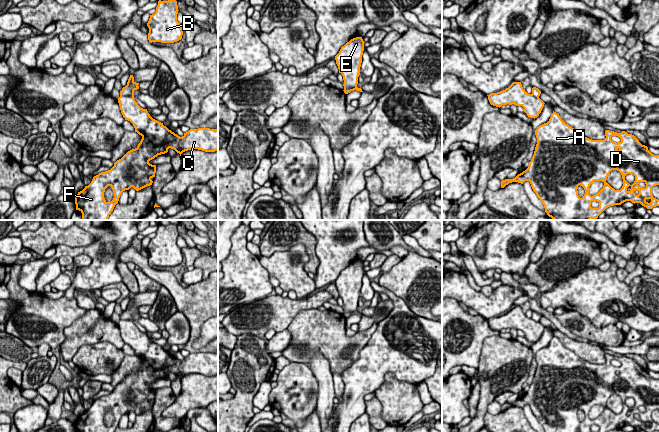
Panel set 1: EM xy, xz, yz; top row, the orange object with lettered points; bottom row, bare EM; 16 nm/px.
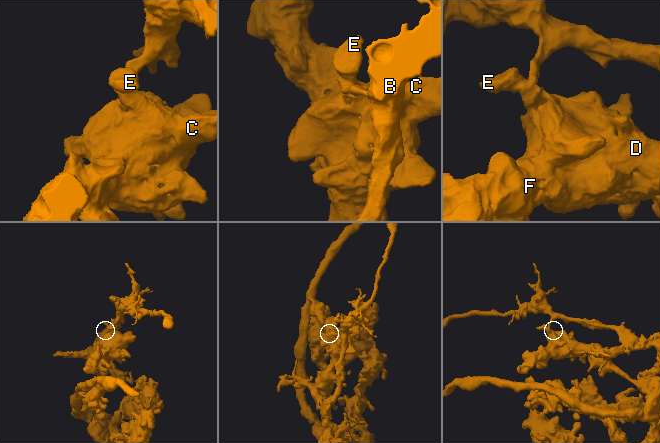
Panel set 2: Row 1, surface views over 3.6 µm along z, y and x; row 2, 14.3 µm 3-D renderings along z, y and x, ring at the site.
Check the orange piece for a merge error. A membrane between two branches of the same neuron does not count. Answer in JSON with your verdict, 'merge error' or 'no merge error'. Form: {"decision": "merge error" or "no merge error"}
{"decision": "merge error"}

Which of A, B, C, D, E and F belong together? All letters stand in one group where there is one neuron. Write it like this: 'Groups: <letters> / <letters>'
Groups: A C D E F / B

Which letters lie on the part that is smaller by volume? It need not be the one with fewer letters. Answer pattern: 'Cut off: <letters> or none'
Cut off: B

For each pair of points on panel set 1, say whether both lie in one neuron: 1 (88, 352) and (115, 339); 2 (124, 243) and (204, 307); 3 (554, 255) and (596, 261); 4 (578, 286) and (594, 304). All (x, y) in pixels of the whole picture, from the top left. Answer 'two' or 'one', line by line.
1: two
2: two
3: one
4: one

